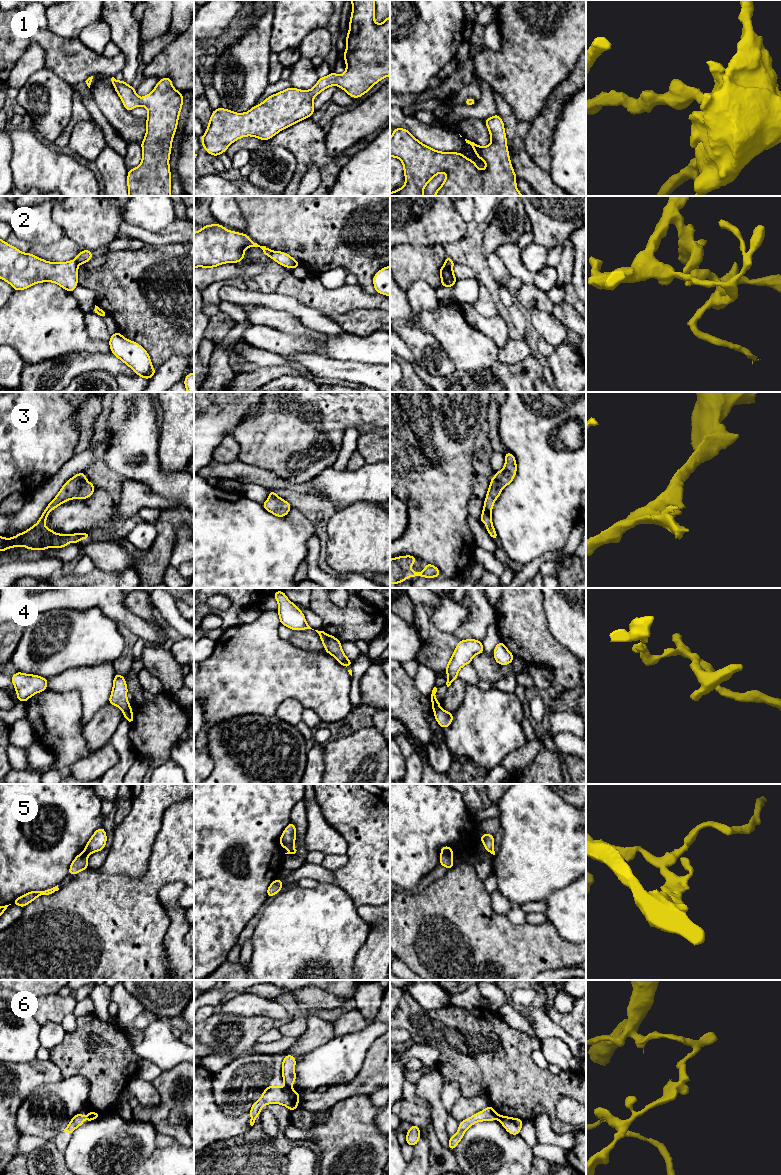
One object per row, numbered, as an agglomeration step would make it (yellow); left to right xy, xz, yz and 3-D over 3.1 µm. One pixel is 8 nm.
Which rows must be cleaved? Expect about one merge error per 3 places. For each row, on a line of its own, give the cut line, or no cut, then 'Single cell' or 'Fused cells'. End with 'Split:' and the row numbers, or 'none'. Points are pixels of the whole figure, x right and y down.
1: No split. Single cell
2: Split along xy (74, 260), (78, 264). Fused cells
3: No split. Single cell
4: Split along xy (130, 707), (123, 712). Fused cells
5: Split along yz (441, 852), (452, 853). Fused cells
6: Split along xz (286, 1085), (290, 1087). Fused cells
Split: 2, 4, 5, 6

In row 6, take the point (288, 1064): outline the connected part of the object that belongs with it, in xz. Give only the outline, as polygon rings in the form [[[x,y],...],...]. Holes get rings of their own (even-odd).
[[[289,1054],[284,1056],[282,1061],[282,1078],[286,1086],[291,1087],[296,1081],[295,1074],[296,1059],[293,1055]]]

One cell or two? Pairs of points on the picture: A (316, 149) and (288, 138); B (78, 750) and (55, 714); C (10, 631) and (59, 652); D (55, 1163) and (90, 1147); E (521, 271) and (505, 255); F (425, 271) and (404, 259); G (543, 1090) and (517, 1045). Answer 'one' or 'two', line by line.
A: one
B: one
C: two
D: two
E: one
F: one
G: one

